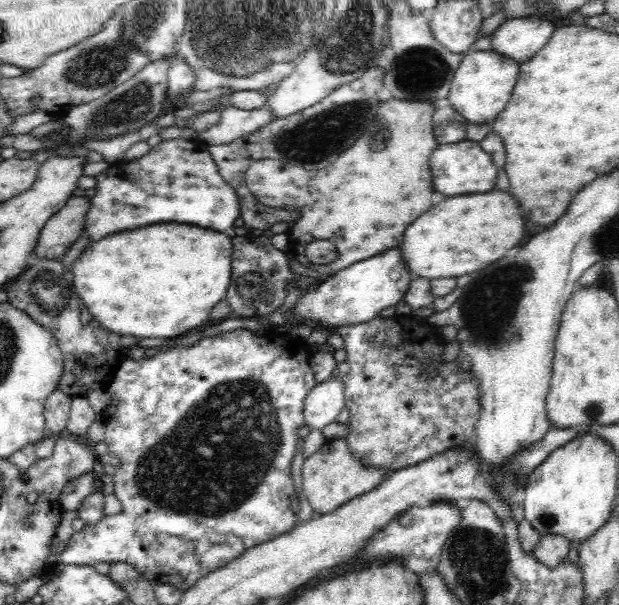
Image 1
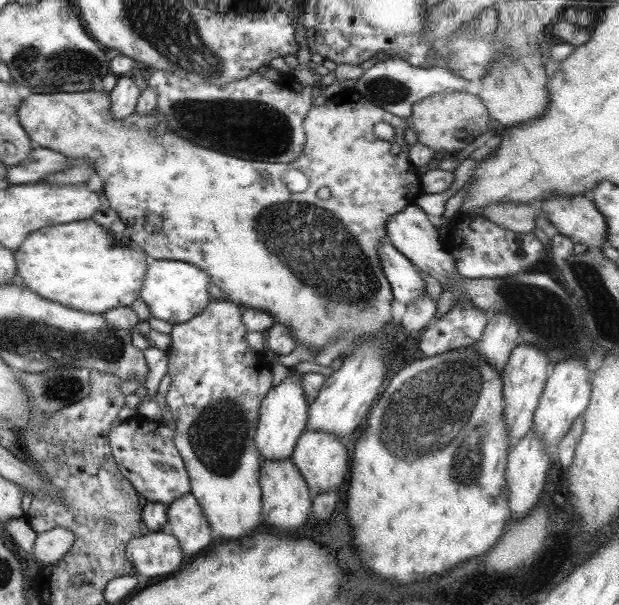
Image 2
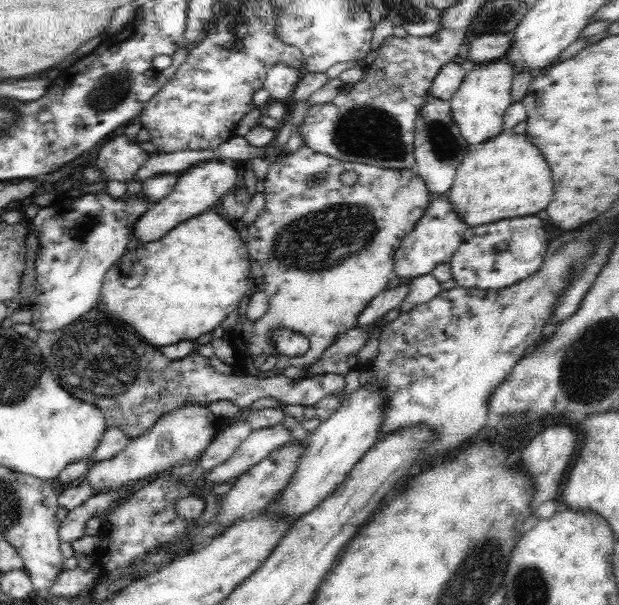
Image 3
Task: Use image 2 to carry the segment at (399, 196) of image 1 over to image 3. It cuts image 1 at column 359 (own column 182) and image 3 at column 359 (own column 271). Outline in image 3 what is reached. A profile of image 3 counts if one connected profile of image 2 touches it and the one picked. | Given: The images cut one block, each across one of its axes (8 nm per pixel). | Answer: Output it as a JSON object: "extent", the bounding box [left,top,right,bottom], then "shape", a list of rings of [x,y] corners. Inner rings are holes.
{"extent":[227,144,432,378],"shape":[[[304,144],[297,151],[273,162],[263,181],[265,206],[248,227],[246,246],[252,262],[252,278],[264,276],[264,284],[252,284],[248,294],[266,292],[269,307],[264,316],[250,321],[246,318],[248,302],[242,300],[238,322],[227,336],[235,350],[235,368],[256,378],[280,375],[288,366],[308,368],[320,358],[331,342],[355,326],[356,319],[368,303],[388,288],[388,280],[394,274],[395,252],[404,238],[414,230],[432,200],[432,194],[422,177],[410,169],[385,169],[367,164],[356,166],[350,162],[334,160],[326,154],[318,154]],[[348,170],[358,174],[358,182],[353,186],[340,182],[340,174]],[[322,172],[328,172],[326,180],[313,183],[310,187],[308,180],[316,178]],[[280,327],[306,336],[310,344],[308,351],[294,357],[278,353],[270,345],[267,336],[273,329]],[[264,354],[276,358],[276,364],[267,372],[256,369],[253,363],[255,358]]]}

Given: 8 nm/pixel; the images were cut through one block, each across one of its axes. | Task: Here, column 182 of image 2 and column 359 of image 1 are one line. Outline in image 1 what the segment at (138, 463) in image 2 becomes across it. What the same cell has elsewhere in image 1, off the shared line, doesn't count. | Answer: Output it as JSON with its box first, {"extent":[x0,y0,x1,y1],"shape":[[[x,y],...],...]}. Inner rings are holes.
{"extent":[301,438,394,515],"shape":[[[345,438],[324,443],[315,454],[305,459],[301,472],[302,490],[308,497],[310,506],[317,514],[324,515],[336,510],[348,500],[362,494],[368,494],[370,490],[376,489],[376,486],[394,471],[364,467],[360,459],[352,457],[352,450],[348,450]]]}

